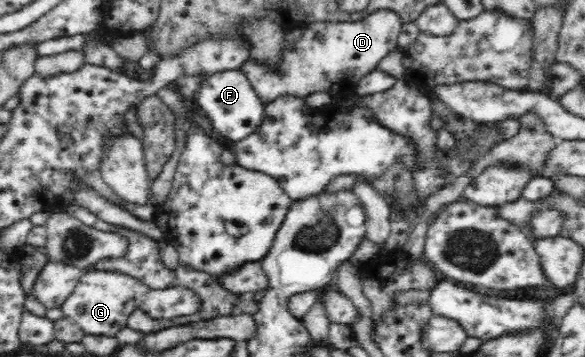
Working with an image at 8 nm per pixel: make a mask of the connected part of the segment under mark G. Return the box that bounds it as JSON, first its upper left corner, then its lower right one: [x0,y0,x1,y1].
[60,269,197,337]

